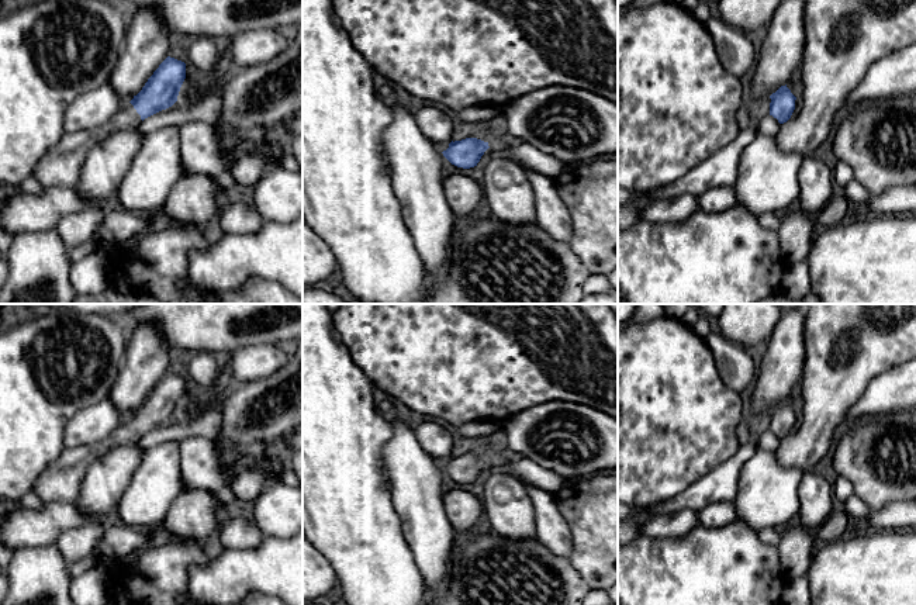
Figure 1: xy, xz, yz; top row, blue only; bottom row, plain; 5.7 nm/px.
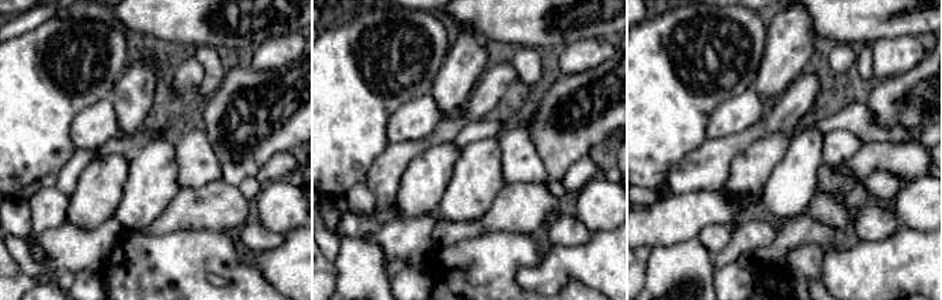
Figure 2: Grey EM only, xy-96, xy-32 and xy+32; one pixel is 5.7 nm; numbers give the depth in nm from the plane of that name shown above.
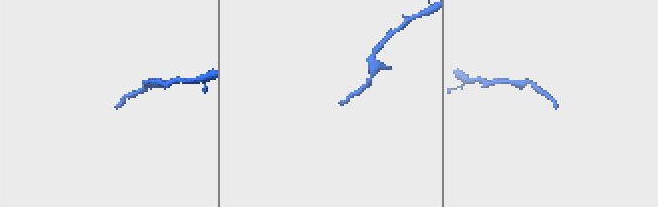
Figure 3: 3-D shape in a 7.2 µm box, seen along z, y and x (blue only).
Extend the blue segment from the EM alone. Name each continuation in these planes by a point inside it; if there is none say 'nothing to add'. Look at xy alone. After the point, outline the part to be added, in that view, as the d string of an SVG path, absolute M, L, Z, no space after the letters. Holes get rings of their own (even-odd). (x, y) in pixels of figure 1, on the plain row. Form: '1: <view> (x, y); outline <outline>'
1: xy (62, 479); outline M131 418L125 419L106 439L76 447L65 447L37 478L32 492L44 501L75 501L89 467L110 450L141 439L141 431Z

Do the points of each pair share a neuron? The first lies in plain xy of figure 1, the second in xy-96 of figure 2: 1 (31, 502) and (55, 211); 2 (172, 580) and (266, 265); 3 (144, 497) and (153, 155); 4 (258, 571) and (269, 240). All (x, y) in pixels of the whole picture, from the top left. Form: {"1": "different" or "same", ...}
{"1": "same", "2": "different", "3": "same", "4": "different"}

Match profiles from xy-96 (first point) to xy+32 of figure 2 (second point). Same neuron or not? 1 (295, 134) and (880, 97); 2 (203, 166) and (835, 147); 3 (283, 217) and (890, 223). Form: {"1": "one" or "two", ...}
{"1": "one", "2": "one", "3": "two"}

